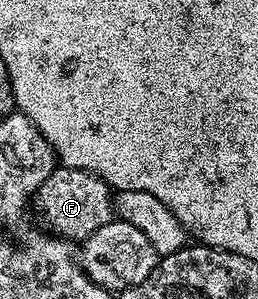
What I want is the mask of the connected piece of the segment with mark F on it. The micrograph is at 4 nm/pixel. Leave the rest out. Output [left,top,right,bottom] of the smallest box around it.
[34,166,114,242]

